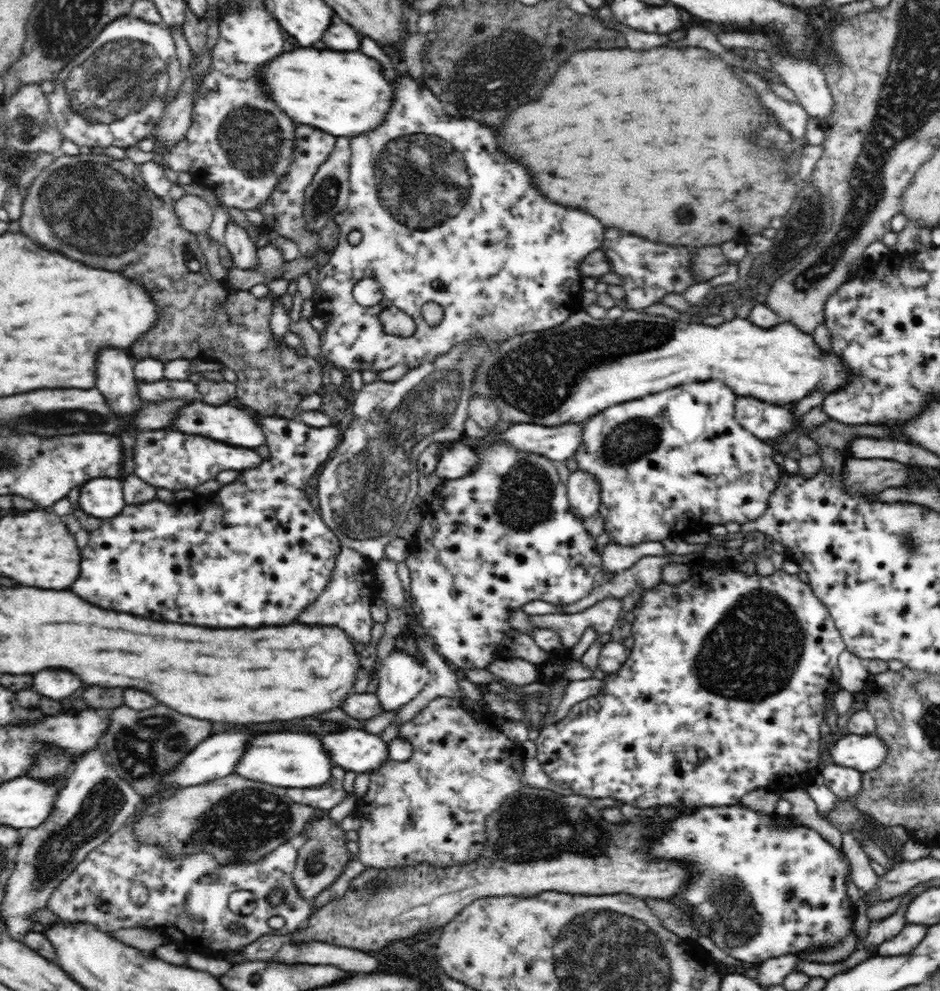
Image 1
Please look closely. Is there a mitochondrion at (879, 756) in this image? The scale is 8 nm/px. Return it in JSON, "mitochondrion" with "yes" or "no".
{"mitochondrion":"no"}

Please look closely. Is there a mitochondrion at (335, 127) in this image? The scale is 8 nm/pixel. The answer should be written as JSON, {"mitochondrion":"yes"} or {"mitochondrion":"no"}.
{"mitochondrion":"no"}

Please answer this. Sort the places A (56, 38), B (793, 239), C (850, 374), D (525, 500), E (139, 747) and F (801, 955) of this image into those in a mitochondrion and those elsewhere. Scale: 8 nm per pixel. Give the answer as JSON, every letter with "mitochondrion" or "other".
{"A":"mitochondrion","B":"mitochondrion","C":"other","D":"mitochondrion","E":"mitochondrion","F":"other"}

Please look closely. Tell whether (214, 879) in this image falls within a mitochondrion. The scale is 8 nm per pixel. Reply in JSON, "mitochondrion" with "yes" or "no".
{"mitochondrion":"yes"}

